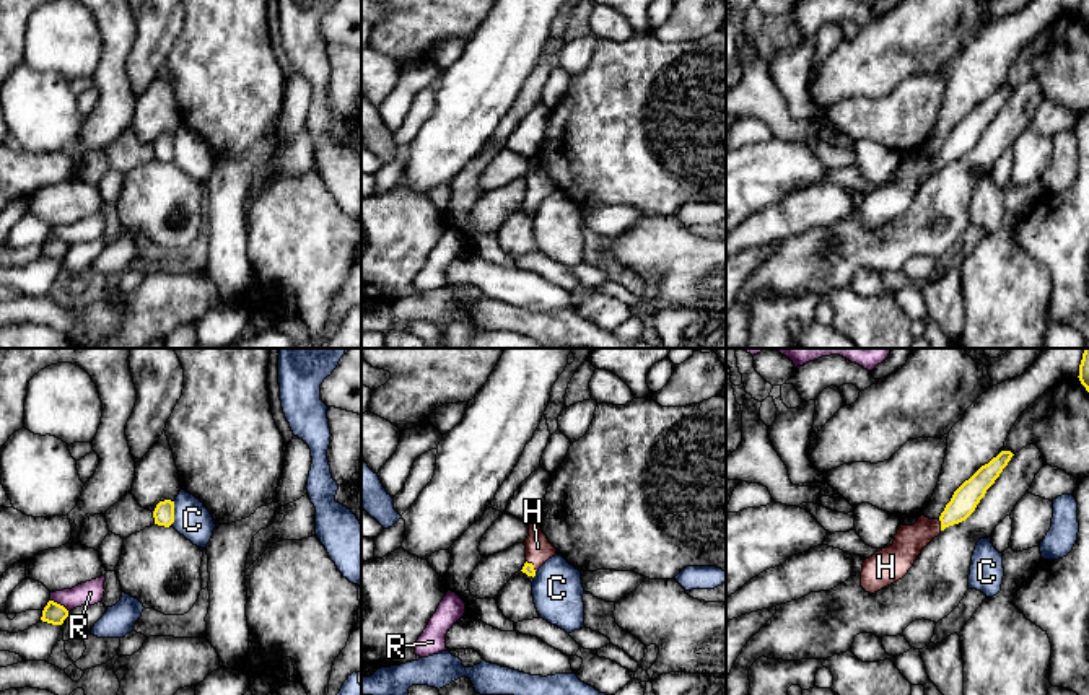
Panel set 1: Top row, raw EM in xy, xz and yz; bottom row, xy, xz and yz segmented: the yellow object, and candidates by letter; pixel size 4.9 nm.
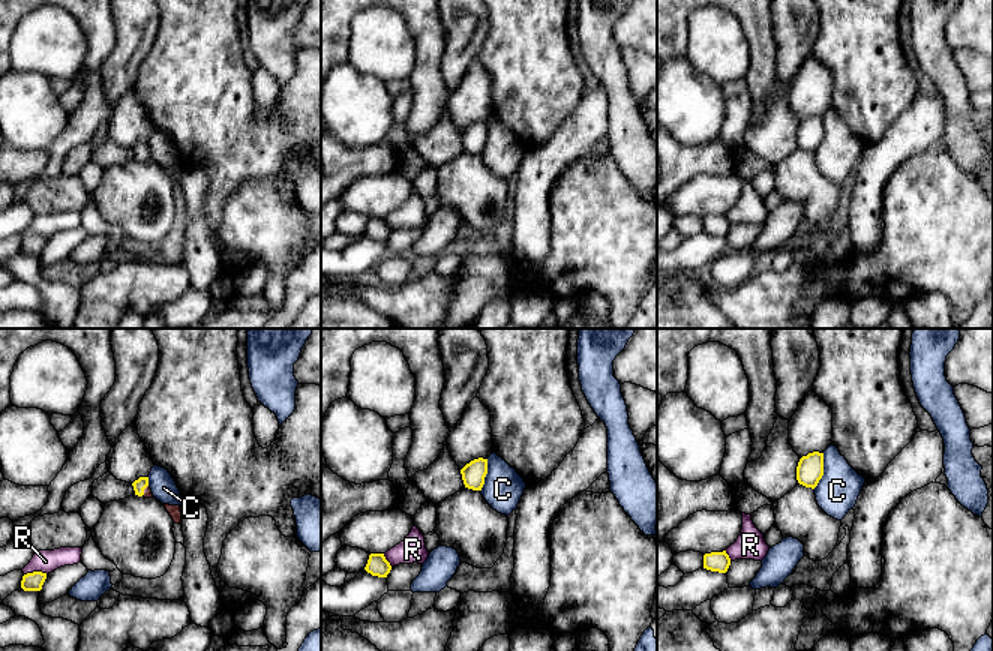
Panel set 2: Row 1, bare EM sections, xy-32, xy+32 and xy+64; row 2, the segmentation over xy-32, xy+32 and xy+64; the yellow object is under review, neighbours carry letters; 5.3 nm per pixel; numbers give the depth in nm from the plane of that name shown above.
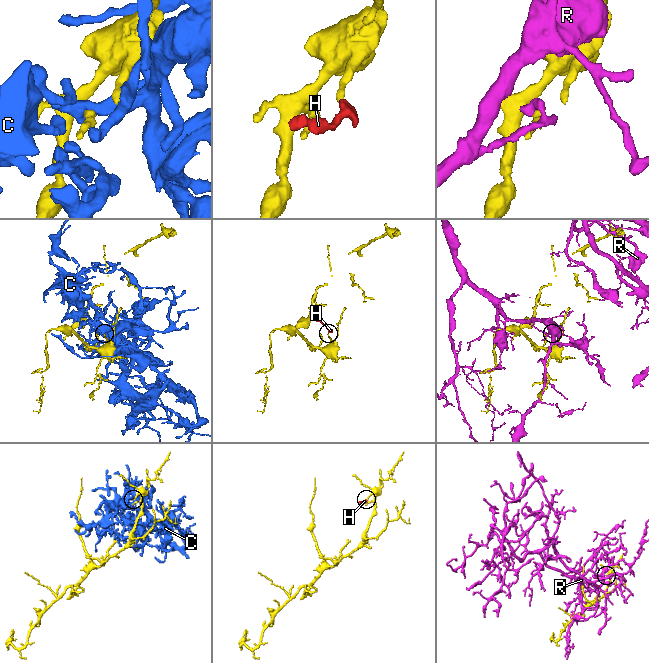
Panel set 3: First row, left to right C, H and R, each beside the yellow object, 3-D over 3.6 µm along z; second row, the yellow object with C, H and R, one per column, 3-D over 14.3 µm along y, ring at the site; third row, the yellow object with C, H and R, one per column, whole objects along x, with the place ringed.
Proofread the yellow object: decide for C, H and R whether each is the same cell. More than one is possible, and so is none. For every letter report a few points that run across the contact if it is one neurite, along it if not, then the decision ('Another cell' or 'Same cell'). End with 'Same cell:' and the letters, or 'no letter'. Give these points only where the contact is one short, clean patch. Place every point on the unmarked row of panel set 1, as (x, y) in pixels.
C: Another cell
H: Line: yz (966, 134), (941, 160), (925, 165), (910, 176). Same cell
R: Another cell
Same cell: H

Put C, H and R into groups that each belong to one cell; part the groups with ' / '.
C / H / R

